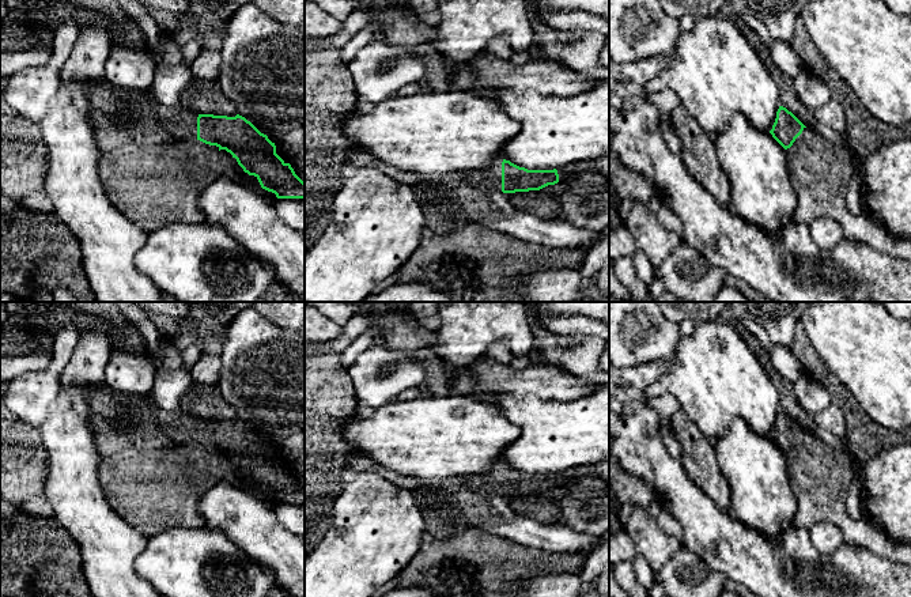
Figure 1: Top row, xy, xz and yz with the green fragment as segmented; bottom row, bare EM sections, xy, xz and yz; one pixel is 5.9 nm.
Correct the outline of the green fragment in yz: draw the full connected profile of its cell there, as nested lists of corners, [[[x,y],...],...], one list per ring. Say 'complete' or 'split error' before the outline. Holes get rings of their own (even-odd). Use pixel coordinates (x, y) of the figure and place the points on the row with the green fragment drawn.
complete; [[[779,106],[770,133],[785,148],[790,148],[806,126],[786,107]]]

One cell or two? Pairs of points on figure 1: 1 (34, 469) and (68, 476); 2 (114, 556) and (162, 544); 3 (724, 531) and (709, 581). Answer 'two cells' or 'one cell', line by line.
1: two cells
2: two cells
3: two cells

